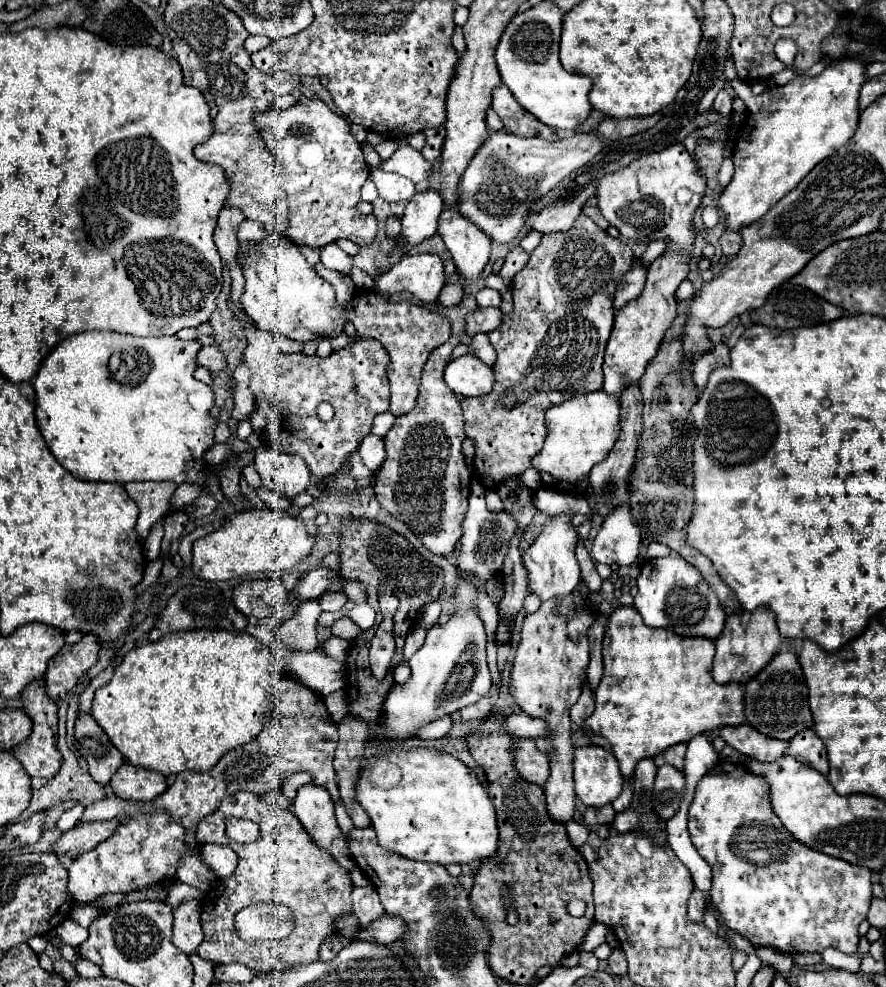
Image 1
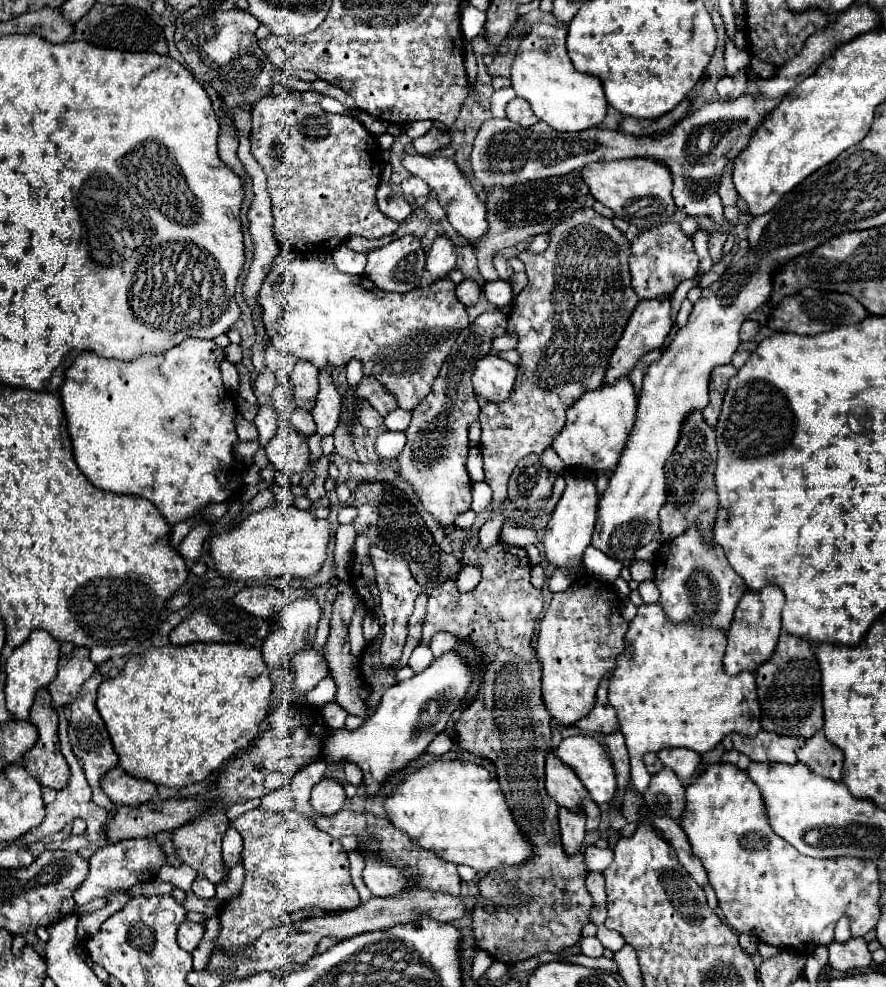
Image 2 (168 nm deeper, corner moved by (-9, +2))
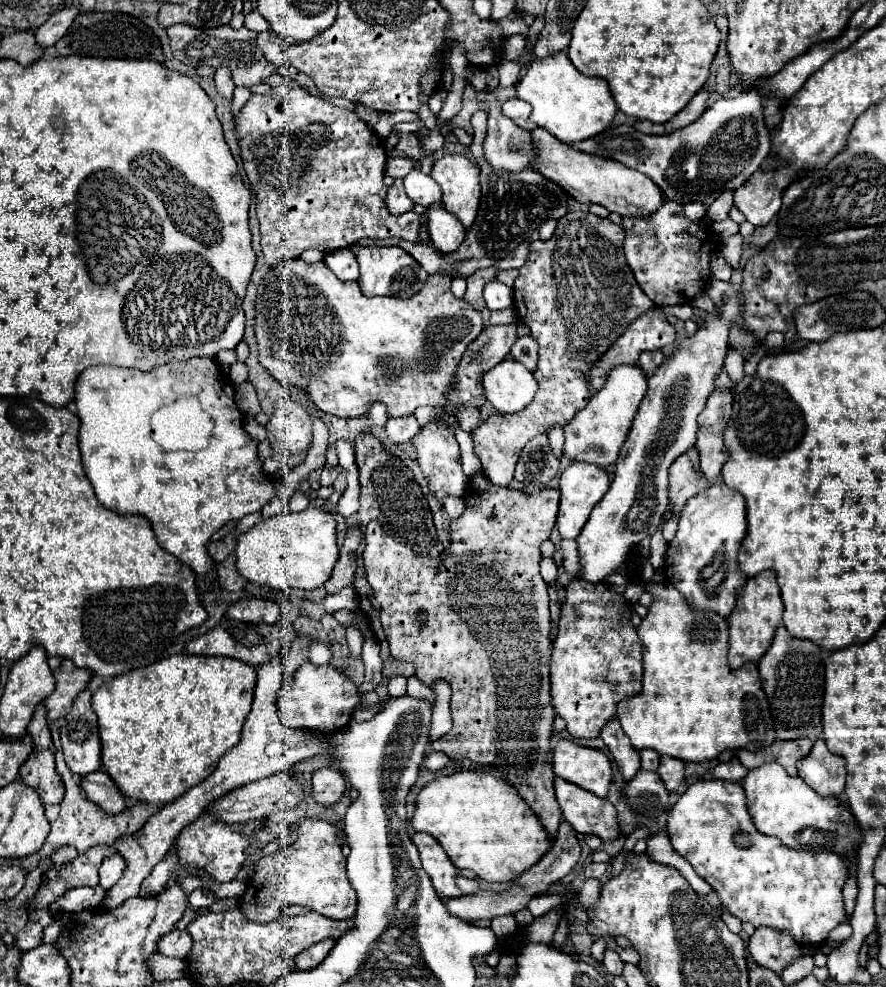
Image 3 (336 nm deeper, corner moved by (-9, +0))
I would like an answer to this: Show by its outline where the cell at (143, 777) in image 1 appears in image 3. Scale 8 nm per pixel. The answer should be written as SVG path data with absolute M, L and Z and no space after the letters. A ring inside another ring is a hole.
M105 771L89 773L81 779L81 787L91 801L95 801L107 813L121 813L127 807L127 797L117 791L115 781Z

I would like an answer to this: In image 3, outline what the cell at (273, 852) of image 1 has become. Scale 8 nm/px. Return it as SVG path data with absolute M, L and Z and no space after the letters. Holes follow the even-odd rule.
M299 819L297 831L299 837L291 847L253 861L255 875L247 881L247 889L239 899L239 909L247 921L269 923L287 905L301 905L329 919L355 915L357 893L345 875L345 857L337 843L337 825L323 819Z

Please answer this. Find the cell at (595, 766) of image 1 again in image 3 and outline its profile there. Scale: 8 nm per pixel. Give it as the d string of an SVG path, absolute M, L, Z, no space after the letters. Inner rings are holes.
M561 739L553 747L551 763L557 777L607 799L611 787L611 761L601 749L581 747L573 741Z

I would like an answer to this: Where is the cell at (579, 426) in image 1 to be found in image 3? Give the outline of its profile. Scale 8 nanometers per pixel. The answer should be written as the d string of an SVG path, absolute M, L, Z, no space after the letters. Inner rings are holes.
M621 365L613 369L607 377L603 389L599 389L585 409L577 411L577 415L565 427L565 449L563 455L569 461L585 461L599 467L613 465L617 461L617 453L625 441L625 435L633 423L637 407L645 395L647 377L637 365Z

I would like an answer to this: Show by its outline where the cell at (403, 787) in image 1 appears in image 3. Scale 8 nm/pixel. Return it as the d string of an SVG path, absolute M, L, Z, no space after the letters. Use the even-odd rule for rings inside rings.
M459 769L425 785L415 799L411 825L415 831L433 835L457 869L471 869L491 883L513 881L551 847L543 825L517 791L487 771Z

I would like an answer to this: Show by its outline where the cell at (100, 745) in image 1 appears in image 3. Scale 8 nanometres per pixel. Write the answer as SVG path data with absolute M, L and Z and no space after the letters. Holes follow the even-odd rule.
M85 689L81 695L73 701L73 709L67 713L65 723L61 725L61 745L63 745L63 755L67 761L67 767L77 773L77 775L89 775L97 769L101 769L101 739L99 739L99 727L97 727L97 717L95 711L89 705L91 701L91 691Z

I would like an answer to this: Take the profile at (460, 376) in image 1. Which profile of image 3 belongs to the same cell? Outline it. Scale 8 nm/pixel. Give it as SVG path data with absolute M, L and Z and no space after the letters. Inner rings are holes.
M505 359L501 365L489 369L483 377L483 389L487 401L499 413L515 413L529 405L537 391L537 381L519 361Z

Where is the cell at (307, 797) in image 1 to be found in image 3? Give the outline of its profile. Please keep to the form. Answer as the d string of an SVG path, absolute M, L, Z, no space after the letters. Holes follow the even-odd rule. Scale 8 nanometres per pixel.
M321 767L313 773L313 799L325 807L341 801L345 791L345 777L337 767Z

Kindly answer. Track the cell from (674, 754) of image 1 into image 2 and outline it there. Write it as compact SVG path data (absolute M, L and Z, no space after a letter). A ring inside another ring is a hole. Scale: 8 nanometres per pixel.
M663 749L657 753L665 767L675 771L675 775L685 781L691 779L697 771L697 765L701 763L701 757L689 749Z

